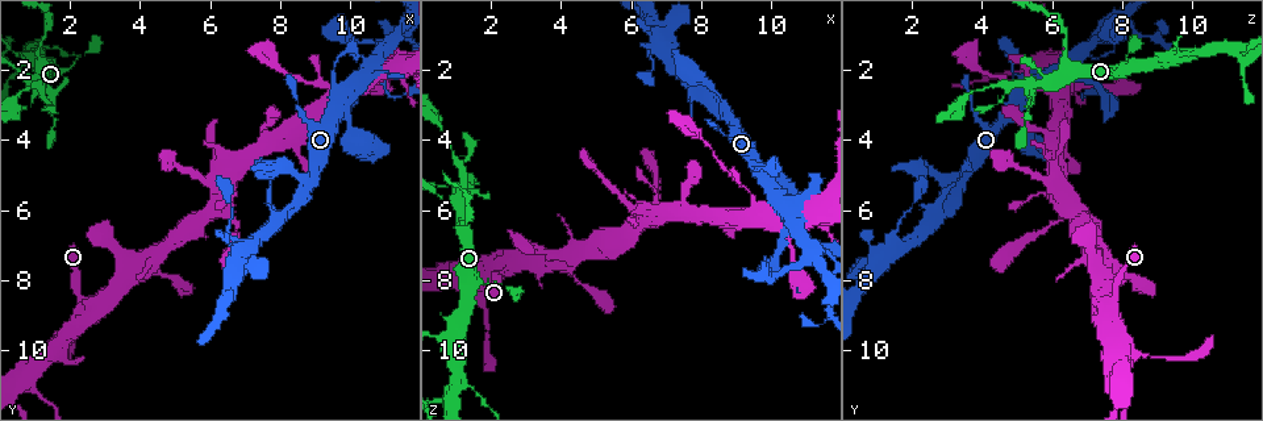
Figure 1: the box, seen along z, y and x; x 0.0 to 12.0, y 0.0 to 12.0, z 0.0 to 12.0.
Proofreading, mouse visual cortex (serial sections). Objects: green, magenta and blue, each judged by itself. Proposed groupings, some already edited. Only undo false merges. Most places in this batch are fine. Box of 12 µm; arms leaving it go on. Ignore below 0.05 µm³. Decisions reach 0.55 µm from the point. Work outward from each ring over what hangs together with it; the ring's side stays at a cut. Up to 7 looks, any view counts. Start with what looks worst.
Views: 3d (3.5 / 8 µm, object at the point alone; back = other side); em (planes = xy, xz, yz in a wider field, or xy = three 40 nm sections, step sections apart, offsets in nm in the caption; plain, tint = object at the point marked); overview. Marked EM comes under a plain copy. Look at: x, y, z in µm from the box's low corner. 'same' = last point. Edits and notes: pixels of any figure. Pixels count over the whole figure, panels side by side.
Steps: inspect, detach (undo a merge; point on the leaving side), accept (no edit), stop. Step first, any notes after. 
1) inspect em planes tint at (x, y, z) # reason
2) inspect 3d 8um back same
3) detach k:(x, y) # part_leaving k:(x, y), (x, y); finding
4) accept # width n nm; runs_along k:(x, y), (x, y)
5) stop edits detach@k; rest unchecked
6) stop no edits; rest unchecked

inspect 3d 3.5um at (1.2, 2.4, 5.5) # four or more arms meet

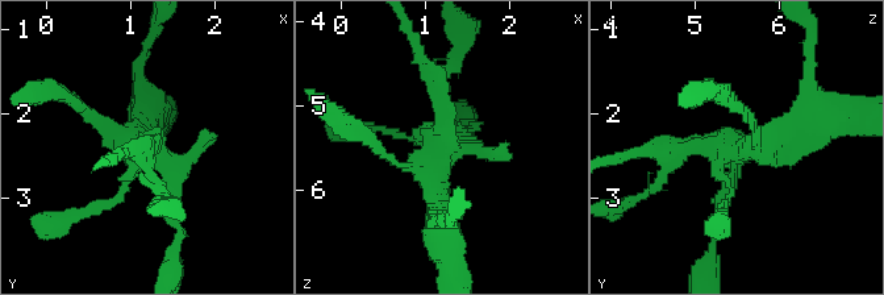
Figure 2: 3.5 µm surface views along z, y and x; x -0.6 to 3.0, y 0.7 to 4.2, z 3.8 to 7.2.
inspect em xy step 3 tint at (1.20, 2.40, 5.55) # now the EM

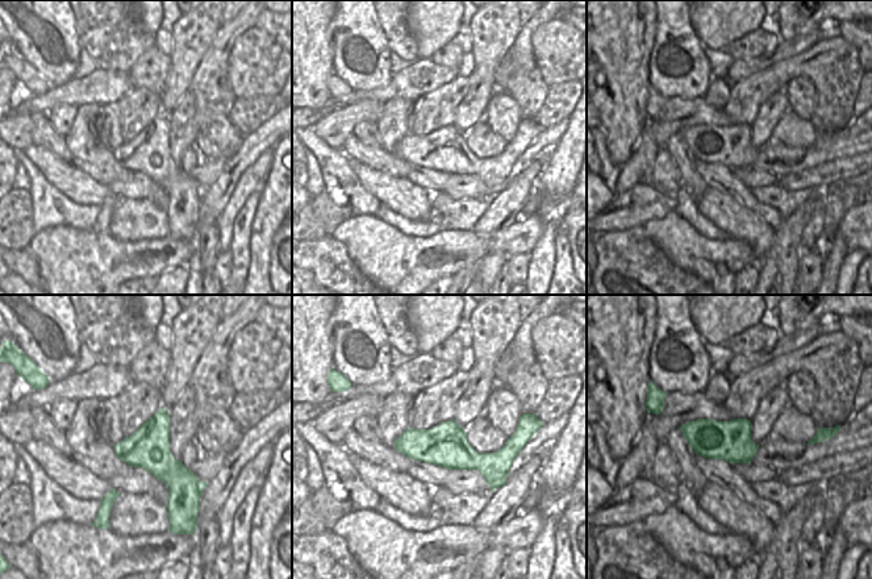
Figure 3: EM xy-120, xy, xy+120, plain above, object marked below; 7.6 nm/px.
inspect em xy step 1 tint same

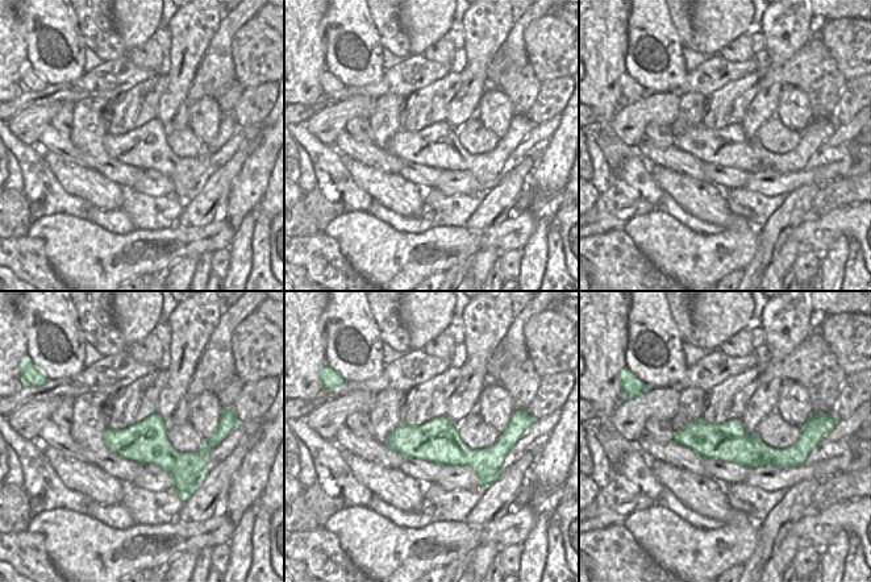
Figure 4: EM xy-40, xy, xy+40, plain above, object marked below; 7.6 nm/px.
accept # width 340 nm; runs_along 2:(810, 121), (746, 149), (659, 153); continuous, no second cell

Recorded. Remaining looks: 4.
inspect 3d 3.5um back at (10.7, 1.7, 6.6) # abrupt turn

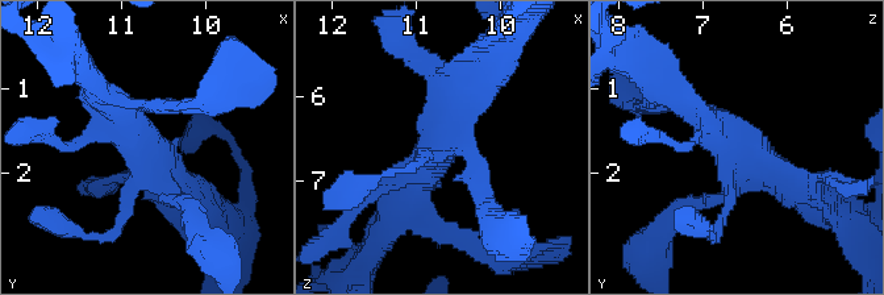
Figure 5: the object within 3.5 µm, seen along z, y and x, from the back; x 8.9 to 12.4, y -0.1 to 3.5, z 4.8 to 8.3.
accept # runs_along 5:(805, 192), (680, 103); continuous, no second cell

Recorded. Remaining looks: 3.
inspect 3d 8um at (1.0, 1.6, 9.6) # side arm on a straight run

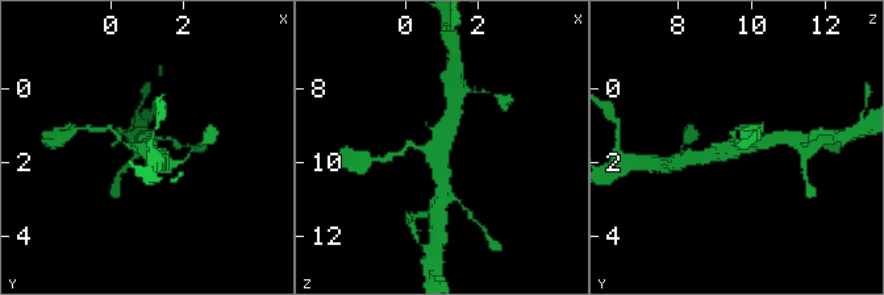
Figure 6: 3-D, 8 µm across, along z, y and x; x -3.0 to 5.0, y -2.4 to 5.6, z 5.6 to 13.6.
inspect 3d 3.5um back at (1.0, 1.7, 9.7) # zoom in

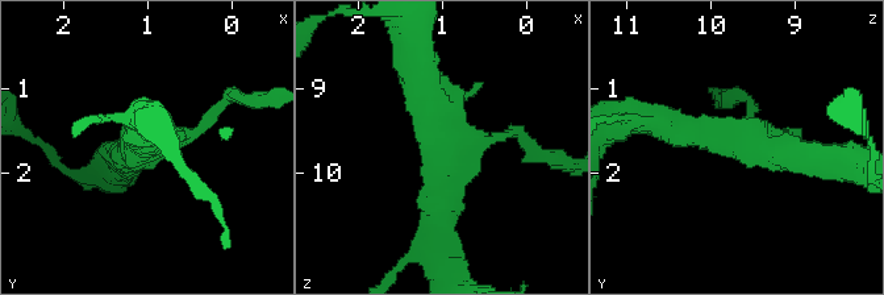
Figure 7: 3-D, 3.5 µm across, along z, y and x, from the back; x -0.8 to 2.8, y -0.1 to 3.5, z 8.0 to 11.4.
inspect em planes tint at (1.05, 1.65, 9.65) # shape alone is not enough

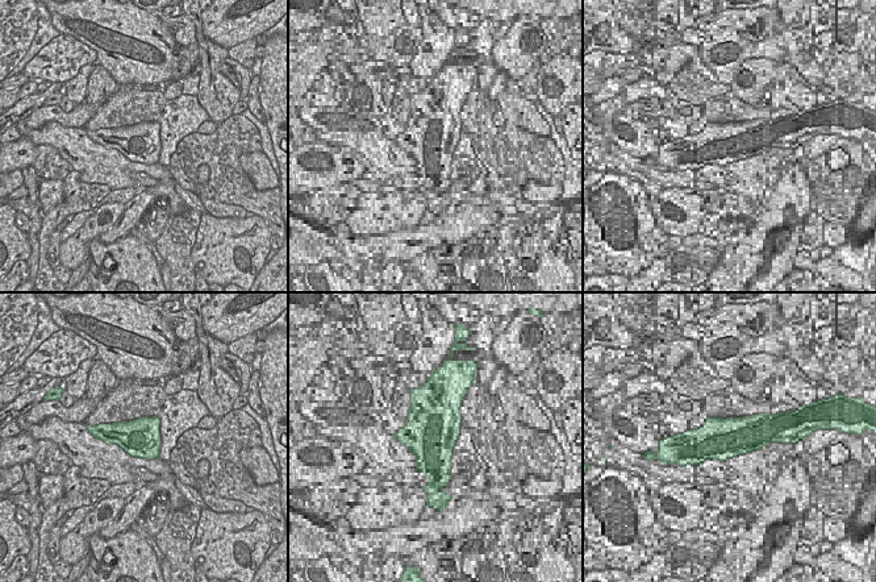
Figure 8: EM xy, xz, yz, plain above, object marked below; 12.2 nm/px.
accept # continuous, no second cell

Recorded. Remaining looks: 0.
stop no edits; rest unchecked

